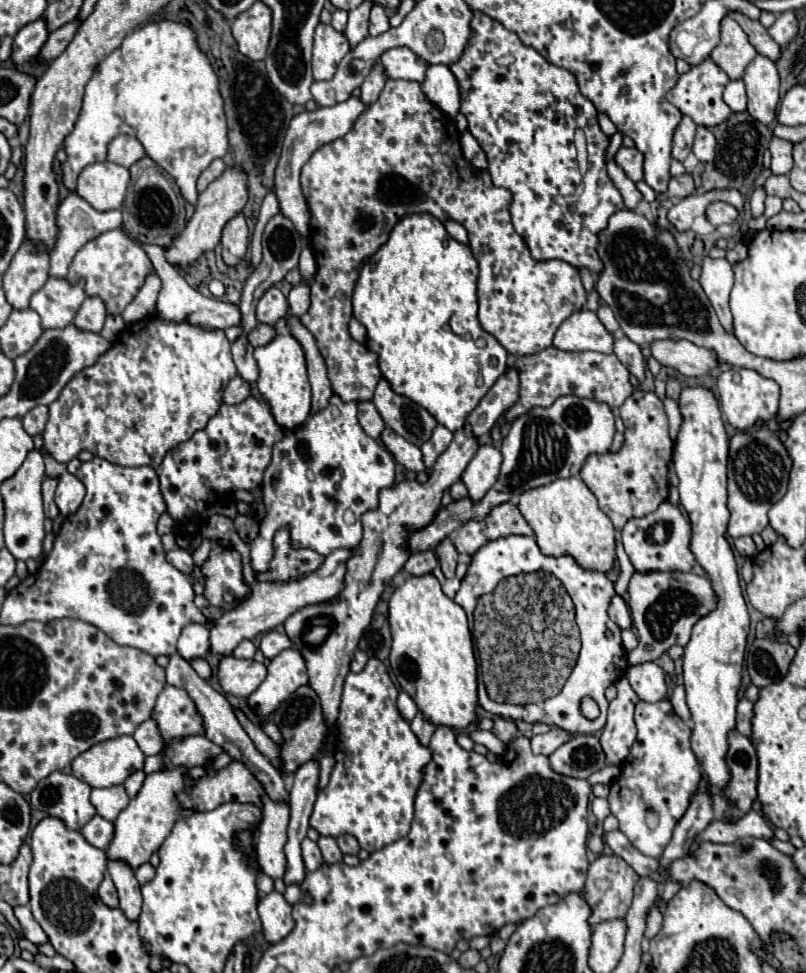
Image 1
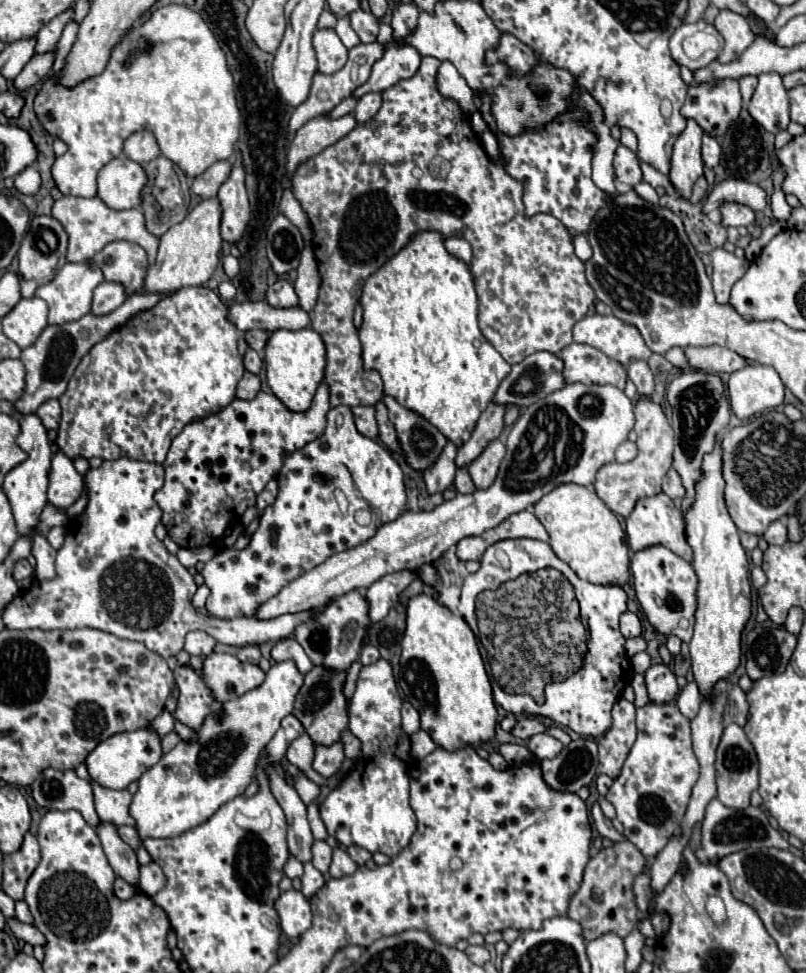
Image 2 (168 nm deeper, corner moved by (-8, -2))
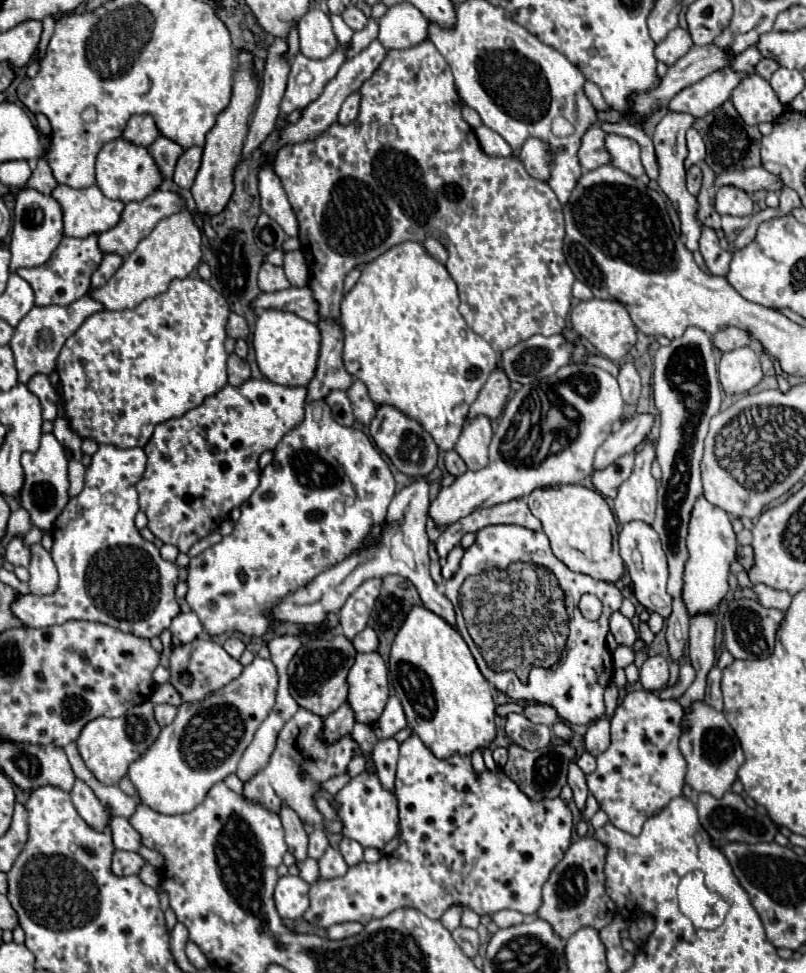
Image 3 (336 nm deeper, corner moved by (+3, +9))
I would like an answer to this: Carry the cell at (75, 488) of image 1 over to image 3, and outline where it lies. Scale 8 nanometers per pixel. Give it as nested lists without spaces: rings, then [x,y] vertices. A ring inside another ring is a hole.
[[[43,434],[39,450],[35,454],[25,452],[21,456],[21,464],[23,464],[23,470],[25,470],[25,484],[23,484],[23,490],[21,490],[21,506],[31,514],[31,520],[37,528],[51,530],[59,512],[69,502],[69,496],[67,496],[69,478],[67,478],[65,450],[53,434]]]

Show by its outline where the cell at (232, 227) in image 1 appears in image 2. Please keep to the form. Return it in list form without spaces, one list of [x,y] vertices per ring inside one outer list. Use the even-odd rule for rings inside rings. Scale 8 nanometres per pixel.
[[[236,153],[232,161],[232,171],[228,179],[220,185],[216,195],[222,207],[220,233],[226,243],[236,243],[242,237],[242,231],[246,231],[246,223],[250,221],[250,205],[248,205],[244,179],[246,173],[244,173],[242,155]]]

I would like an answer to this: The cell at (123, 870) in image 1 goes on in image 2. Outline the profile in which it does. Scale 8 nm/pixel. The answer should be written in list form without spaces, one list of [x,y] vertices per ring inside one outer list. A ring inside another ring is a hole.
[[[100,821],[96,825],[96,833],[102,841],[104,853],[110,861],[110,867],[114,869],[114,873],[122,879],[126,879],[132,885],[138,885],[138,861],[136,861],[136,853],[130,851],[130,847],[126,847],[126,843],[120,839],[118,835],[118,827],[114,823],[106,823]]]

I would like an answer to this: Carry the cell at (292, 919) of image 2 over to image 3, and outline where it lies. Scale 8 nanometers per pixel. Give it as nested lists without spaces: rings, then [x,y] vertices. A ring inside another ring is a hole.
[[[283,876],[275,888],[275,906],[281,918],[301,918],[303,912],[309,908],[309,884],[303,882],[299,876]]]

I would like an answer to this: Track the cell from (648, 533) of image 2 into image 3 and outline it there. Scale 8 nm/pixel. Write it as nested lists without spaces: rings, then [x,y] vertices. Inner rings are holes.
[[[645,446],[645,450],[635,458],[633,474],[619,488],[613,508],[621,524],[627,524],[631,520],[643,520],[645,524],[651,524],[651,520],[655,518],[657,482],[651,476],[653,458],[653,446]]]

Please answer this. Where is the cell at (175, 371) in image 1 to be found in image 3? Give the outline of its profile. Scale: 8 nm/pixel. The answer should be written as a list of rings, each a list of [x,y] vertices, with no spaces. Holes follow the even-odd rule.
[[[183,278],[183,280],[173,280],[169,284],[169,290],[155,296],[155,298],[147,298],[143,300],[137,308],[131,310],[121,310],[121,312],[97,312],[93,316],[89,316],[81,328],[63,344],[61,354],[57,358],[57,374],[63,386],[63,398],[65,398],[65,418],[69,420],[71,430],[79,436],[79,438],[89,438],[95,440],[97,444],[113,444],[117,448],[145,448],[147,440],[151,440],[153,430],[157,424],[167,422],[173,416],[183,416],[187,410],[199,406],[207,396],[213,396],[215,392],[219,392],[225,384],[227,384],[227,352],[223,348],[223,342],[227,338],[225,326],[227,326],[227,318],[229,318],[229,308],[227,308],[227,300],[223,300],[223,296],[219,296],[219,292],[215,292],[207,282],[203,282],[201,278]]]

